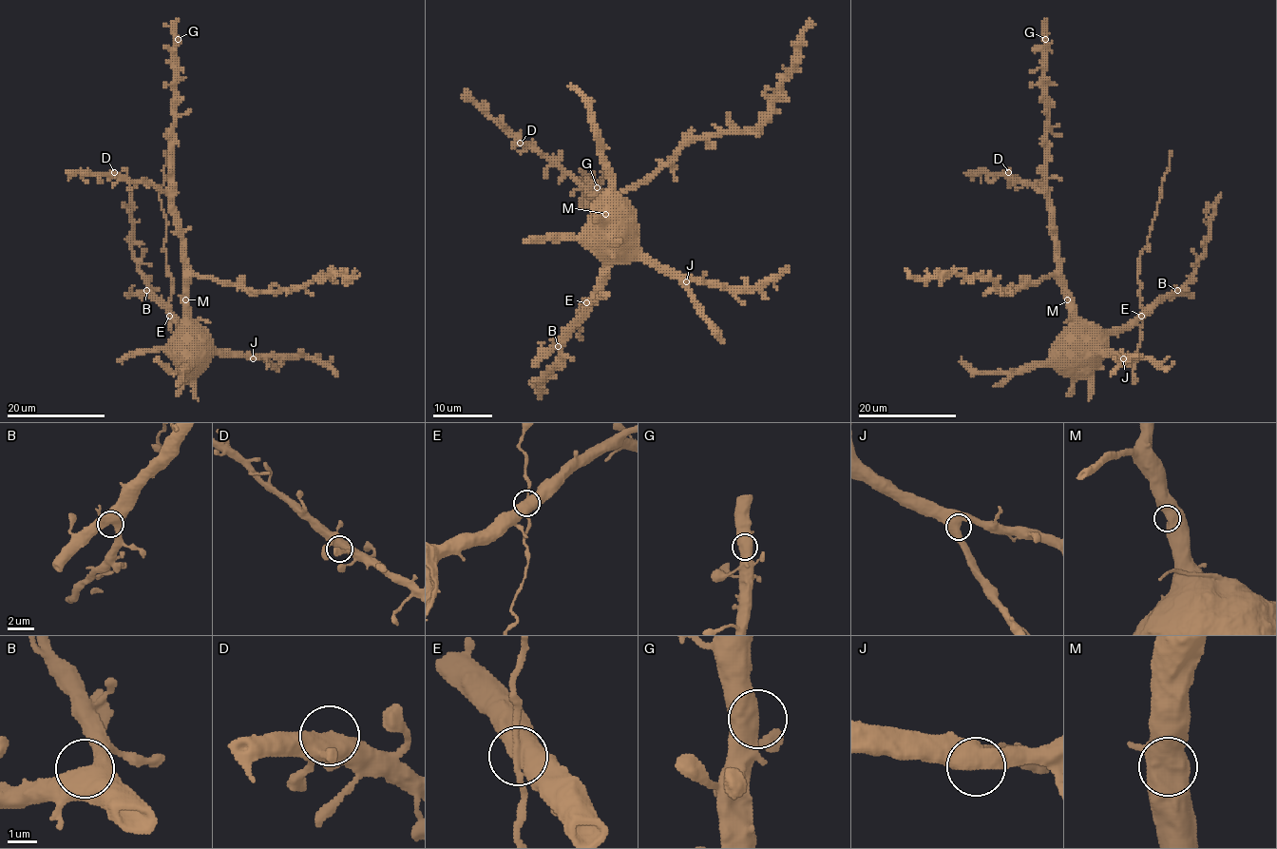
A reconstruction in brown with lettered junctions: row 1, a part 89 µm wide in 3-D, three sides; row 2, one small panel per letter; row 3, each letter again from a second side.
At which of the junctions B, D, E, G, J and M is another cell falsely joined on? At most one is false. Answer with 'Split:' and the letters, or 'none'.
Split: none

